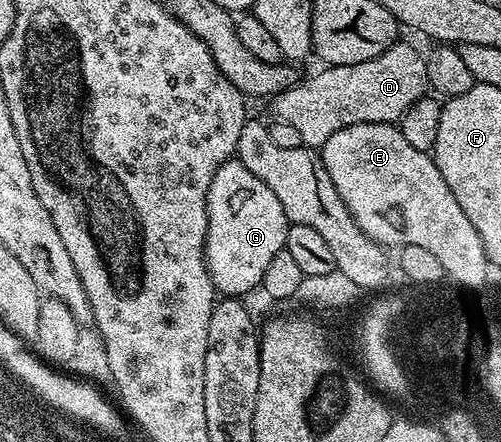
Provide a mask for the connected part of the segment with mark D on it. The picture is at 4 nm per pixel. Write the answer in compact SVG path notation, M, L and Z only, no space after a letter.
M406 40L393 43L381 56L373 60L365 60L361 64L345 64L344 66L327 66L319 68L316 74L304 77L289 87L285 92L274 95L270 103L271 110L296 134L302 145L322 148L325 140L333 136L333 132L341 132L341 128L349 128L349 124L381 124L382 122L398 123L403 113L417 100L428 93L427 59L415 46Z

